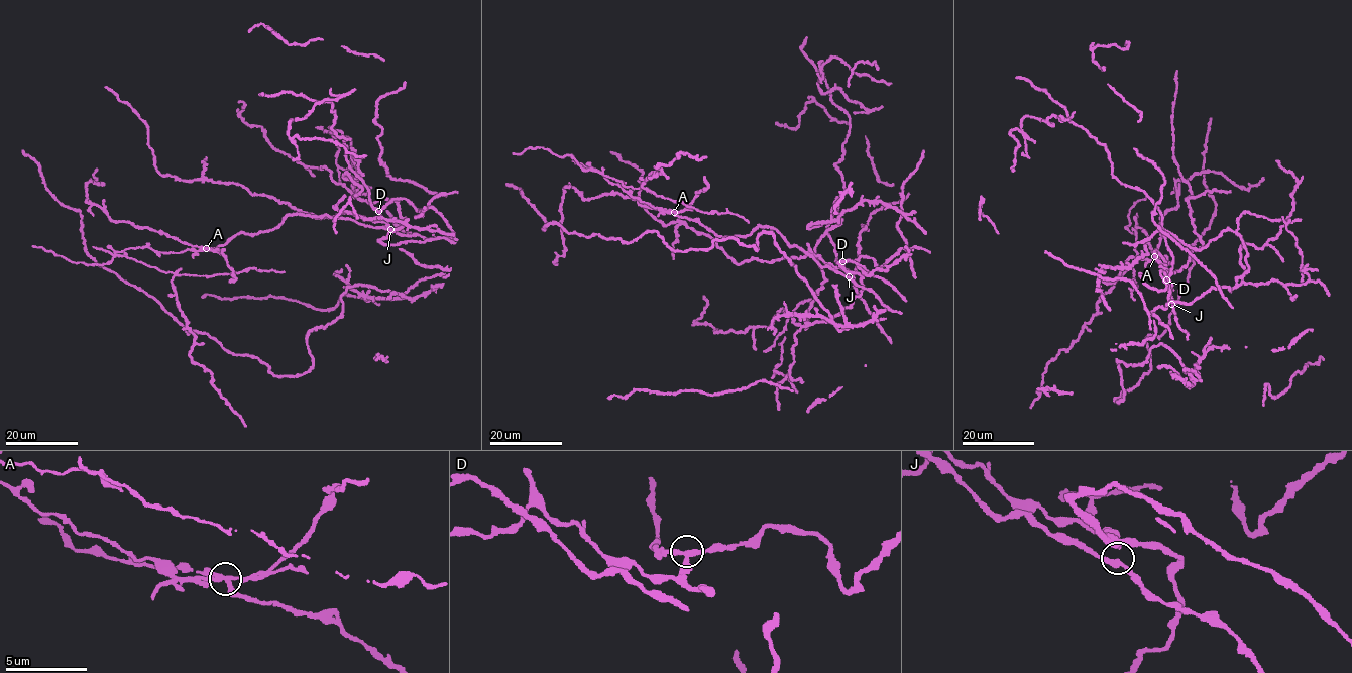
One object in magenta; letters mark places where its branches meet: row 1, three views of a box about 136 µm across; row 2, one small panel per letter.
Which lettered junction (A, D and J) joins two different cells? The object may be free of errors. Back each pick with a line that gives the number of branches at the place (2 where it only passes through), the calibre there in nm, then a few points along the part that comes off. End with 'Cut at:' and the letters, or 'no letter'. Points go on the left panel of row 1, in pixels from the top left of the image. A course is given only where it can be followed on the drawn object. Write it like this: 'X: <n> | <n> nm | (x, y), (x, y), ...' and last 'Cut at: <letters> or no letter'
A: 4 | 260 nm | (206, 247), (115, 253), (174, 273), (195, 337), (190, 357), (210, 371), (246, 426)
Cut at: A

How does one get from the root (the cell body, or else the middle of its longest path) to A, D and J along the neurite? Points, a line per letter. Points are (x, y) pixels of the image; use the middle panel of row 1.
A: (570, 187), (583, 199), (621, 193), (636, 198), (641, 205), (674, 212)
D: (570, 187), (583, 199), (621, 193), (717, 235), (775, 228), (821, 267), (848, 276), (842, 261)
J: (570, 187), (583, 199), (621, 193), (641, 205), (693, 219), (717, 235), (775, 228), (821, 267), (849, 276)

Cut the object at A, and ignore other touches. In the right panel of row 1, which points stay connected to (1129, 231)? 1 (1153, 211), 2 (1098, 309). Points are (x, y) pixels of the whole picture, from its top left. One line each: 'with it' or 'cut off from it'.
1: cut off from it
2: with it

